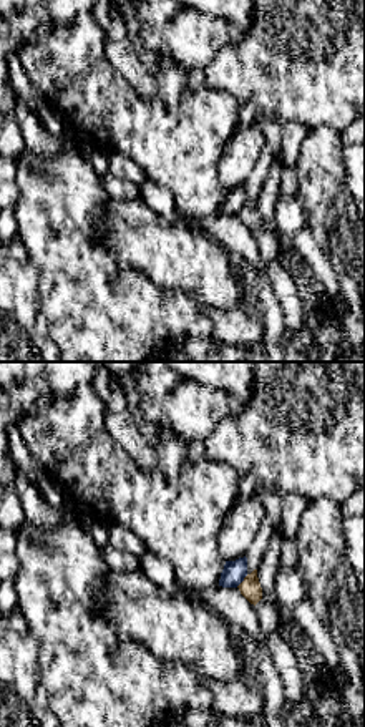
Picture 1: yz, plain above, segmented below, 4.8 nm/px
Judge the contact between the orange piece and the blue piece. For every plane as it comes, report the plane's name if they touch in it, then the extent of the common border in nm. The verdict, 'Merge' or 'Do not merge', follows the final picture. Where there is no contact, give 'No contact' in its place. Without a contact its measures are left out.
Touches orange in yz. Shared border 90 nm

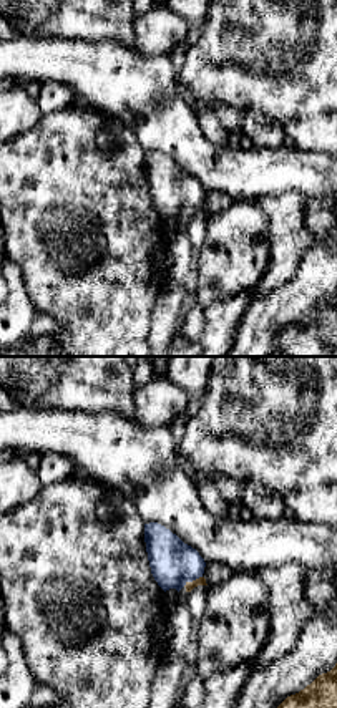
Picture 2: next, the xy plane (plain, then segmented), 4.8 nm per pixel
Touches orange in xy. Shared border 110 nm

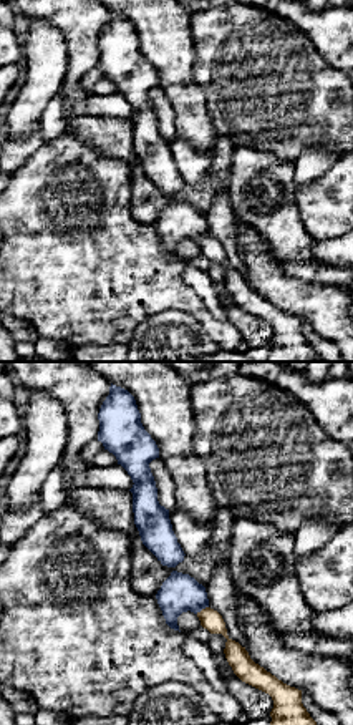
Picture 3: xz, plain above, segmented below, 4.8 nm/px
Touches orange in xz. Shared border 70 nm

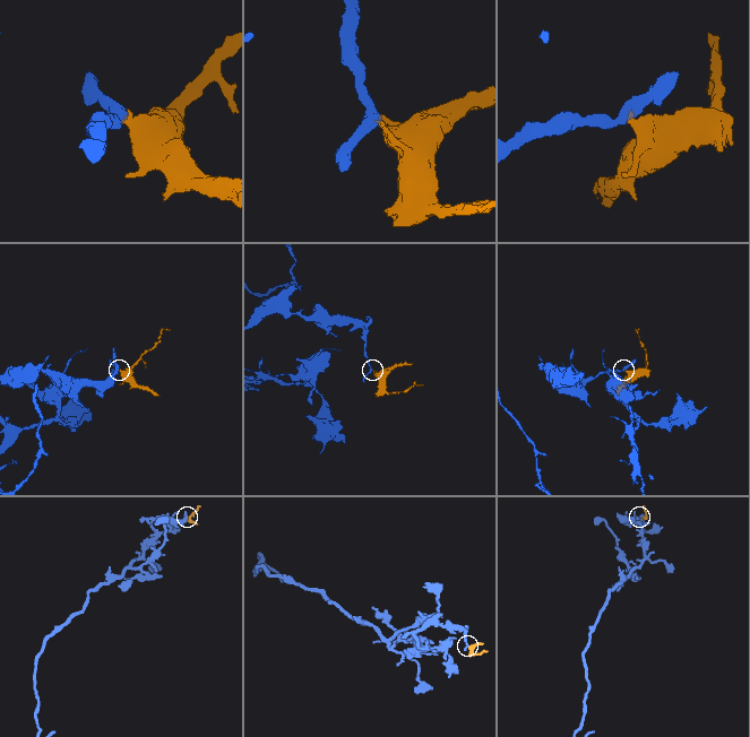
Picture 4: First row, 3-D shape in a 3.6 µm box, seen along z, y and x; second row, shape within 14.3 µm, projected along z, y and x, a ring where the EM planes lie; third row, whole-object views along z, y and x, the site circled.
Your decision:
Do not merge

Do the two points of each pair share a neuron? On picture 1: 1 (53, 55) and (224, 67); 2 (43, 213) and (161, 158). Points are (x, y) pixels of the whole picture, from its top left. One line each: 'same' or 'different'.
1: different
2: different

